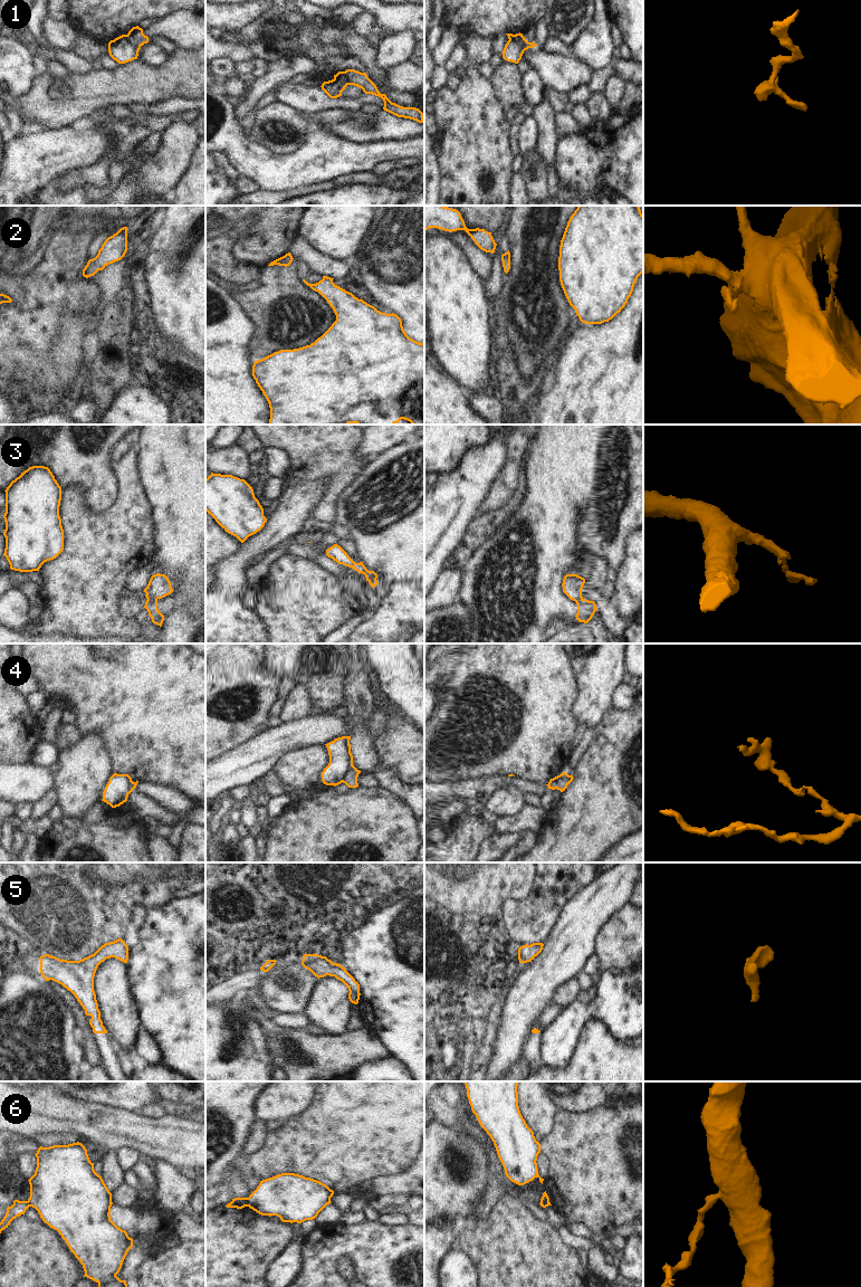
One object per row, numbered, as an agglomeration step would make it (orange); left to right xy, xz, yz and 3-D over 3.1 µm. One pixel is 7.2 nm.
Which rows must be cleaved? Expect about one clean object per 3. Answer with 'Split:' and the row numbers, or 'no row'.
Split: 1, 3, 4, 6.

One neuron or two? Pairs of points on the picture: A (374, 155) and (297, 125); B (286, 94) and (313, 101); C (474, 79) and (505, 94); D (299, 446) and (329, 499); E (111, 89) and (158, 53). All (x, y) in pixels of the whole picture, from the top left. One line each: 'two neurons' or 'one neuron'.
A: two neurons
B: one neuron
C: two neurons
D: one neuron
E: two neurons

